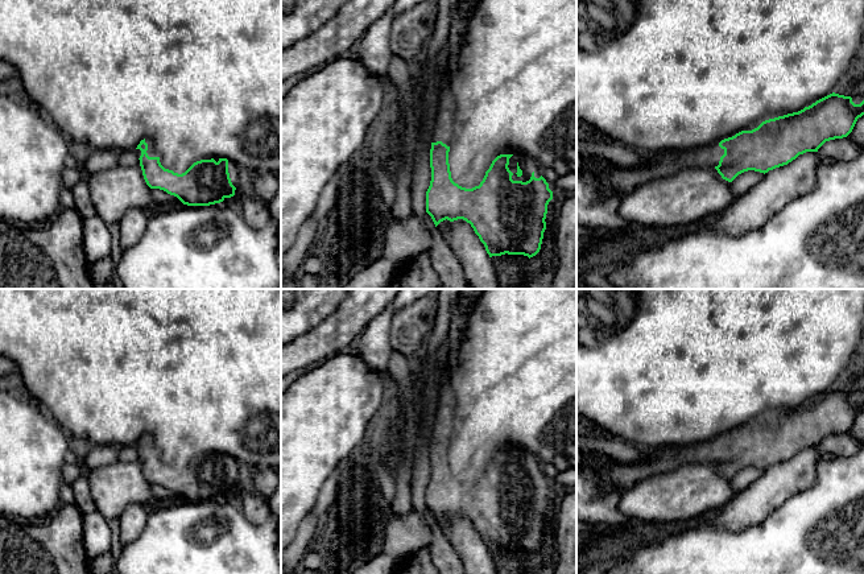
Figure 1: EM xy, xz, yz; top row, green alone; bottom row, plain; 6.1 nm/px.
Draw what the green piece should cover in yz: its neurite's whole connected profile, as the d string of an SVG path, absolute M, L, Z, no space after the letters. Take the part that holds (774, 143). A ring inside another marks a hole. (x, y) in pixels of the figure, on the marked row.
M832 92L798 112L765 120L752 131L741 131L715 144L686 150L648 154L648 166L641 170L595 162L596 165L588 179L603 194L621 199L633 193L638 186L657 178L670 177L685 168L714 166L723 179L732 182L744 172L755 170L765 174L769 170L787 165L799 154L818 152L826 141L847 137L852 132L857 119L863 115L864 100L860 104L855 104L851 96Z

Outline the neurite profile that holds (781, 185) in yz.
M806 152L787 165L769 170L760 183L722 211L710 228L740 235L762 227L789 202L814 189L822 162L817 152Z

